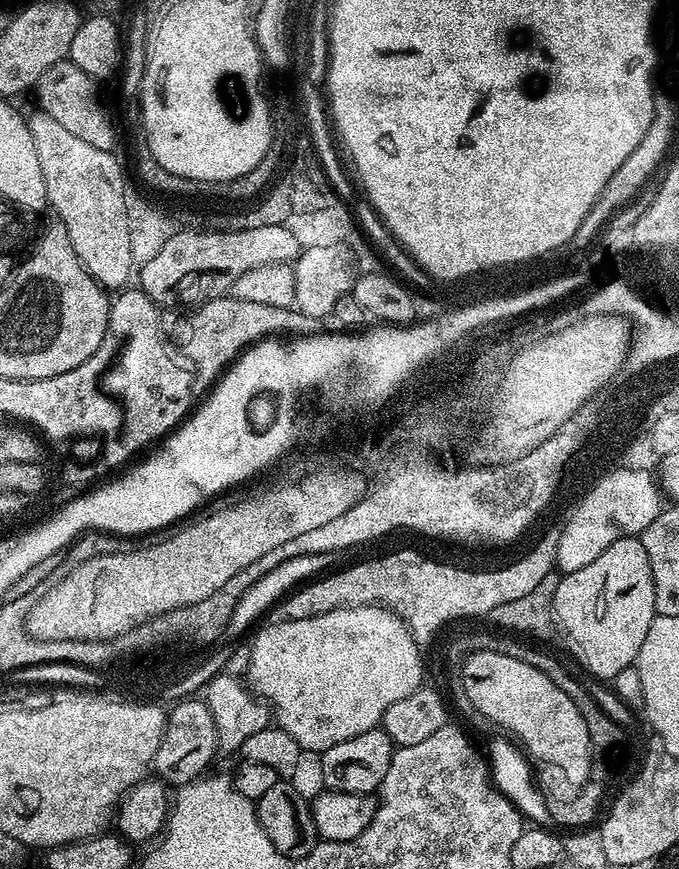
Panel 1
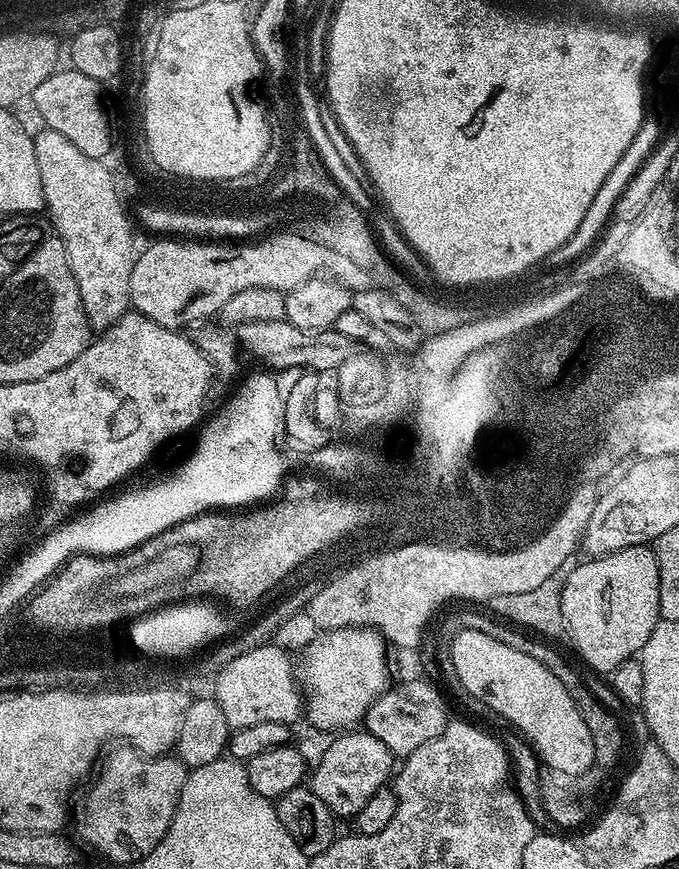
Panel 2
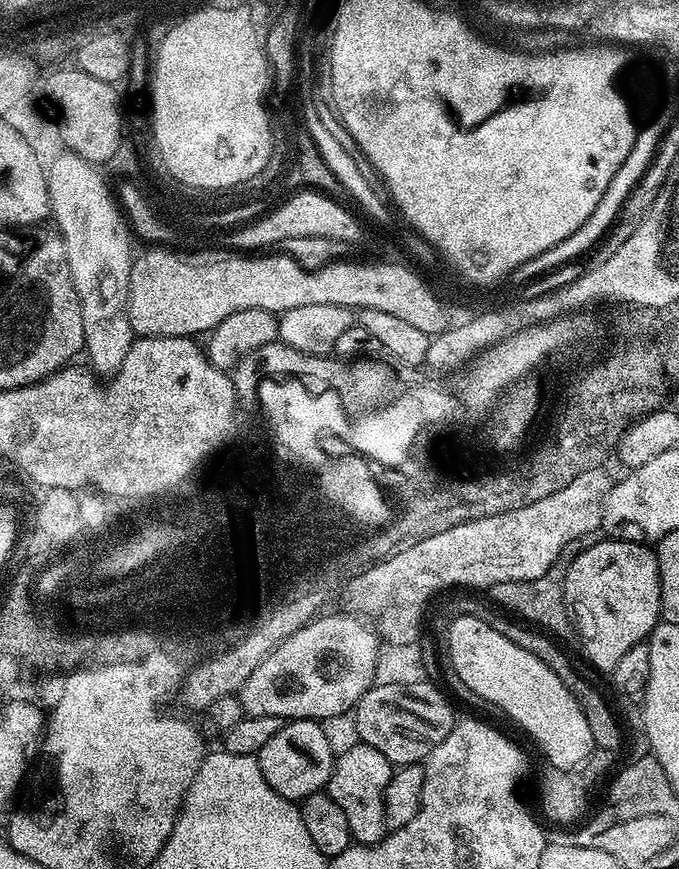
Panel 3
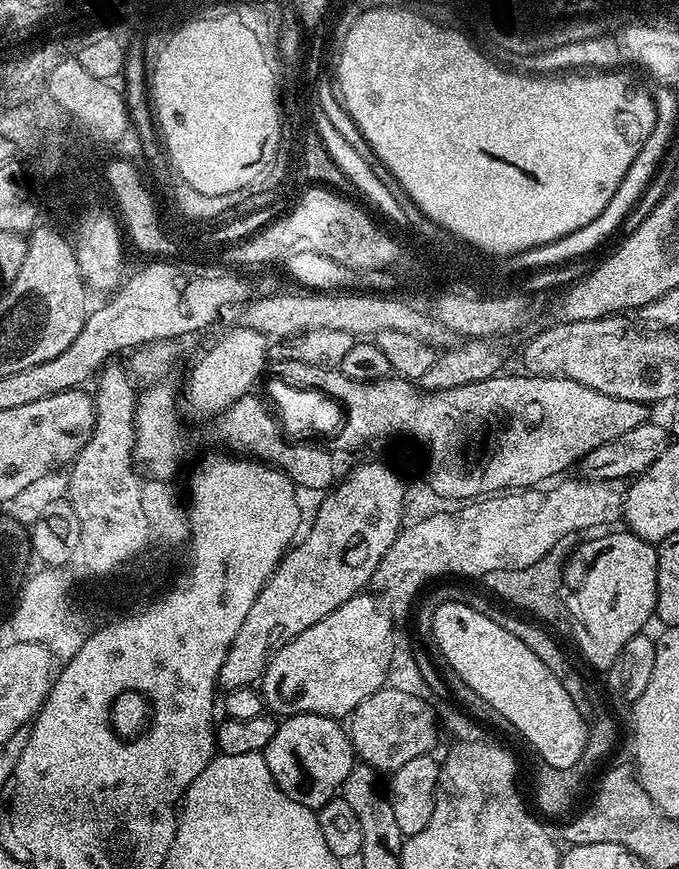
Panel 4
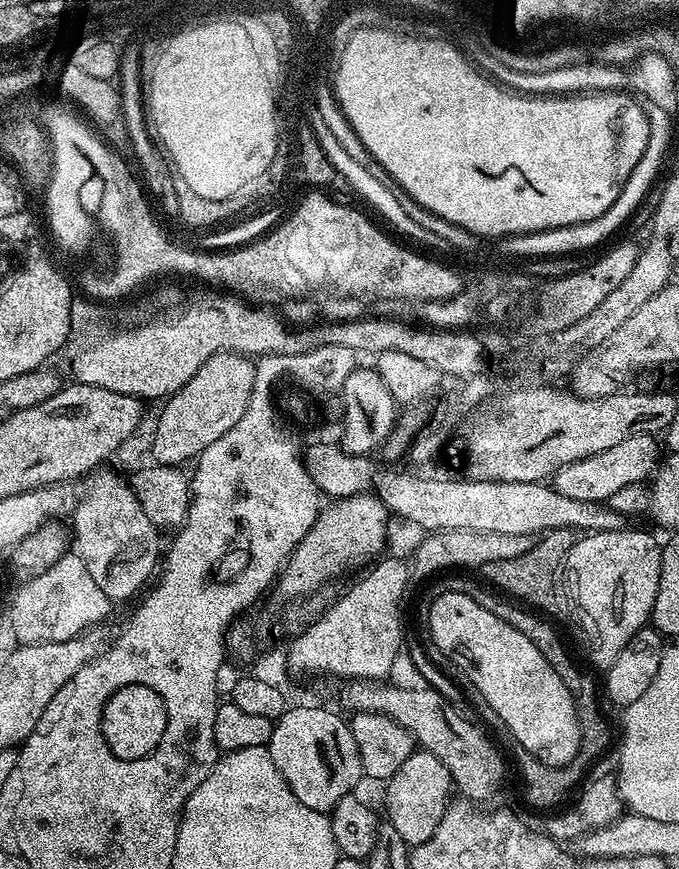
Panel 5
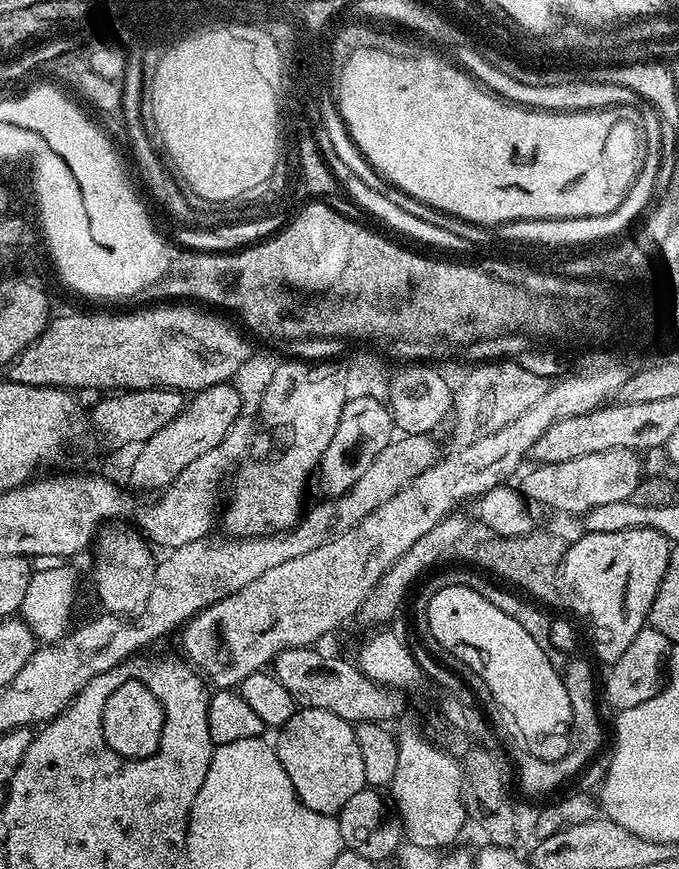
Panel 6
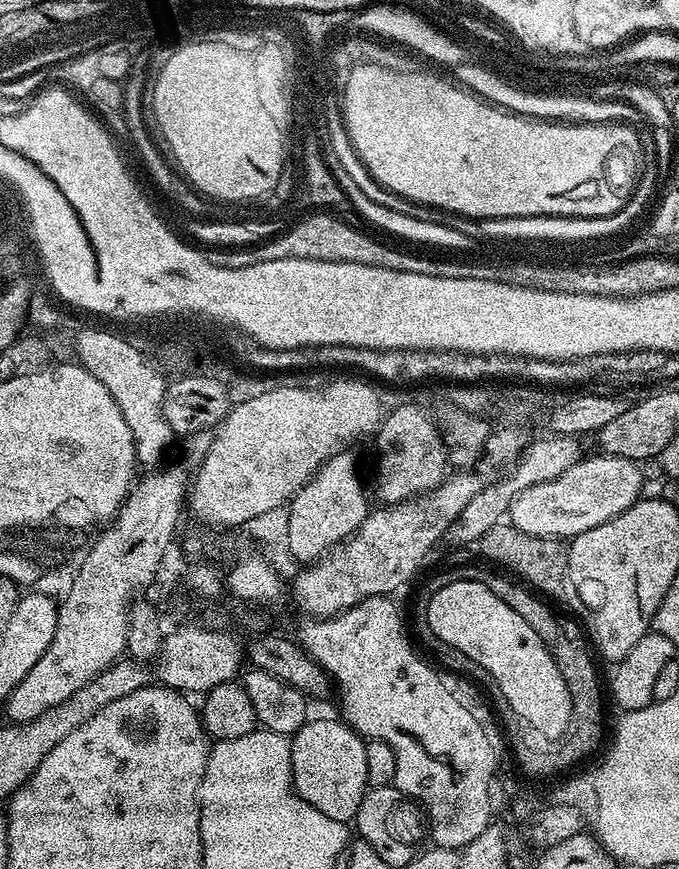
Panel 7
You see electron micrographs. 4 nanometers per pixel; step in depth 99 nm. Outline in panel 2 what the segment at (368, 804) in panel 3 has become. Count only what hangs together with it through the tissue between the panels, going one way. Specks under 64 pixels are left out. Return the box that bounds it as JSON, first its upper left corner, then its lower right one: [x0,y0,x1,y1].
[310,730,394,818]

